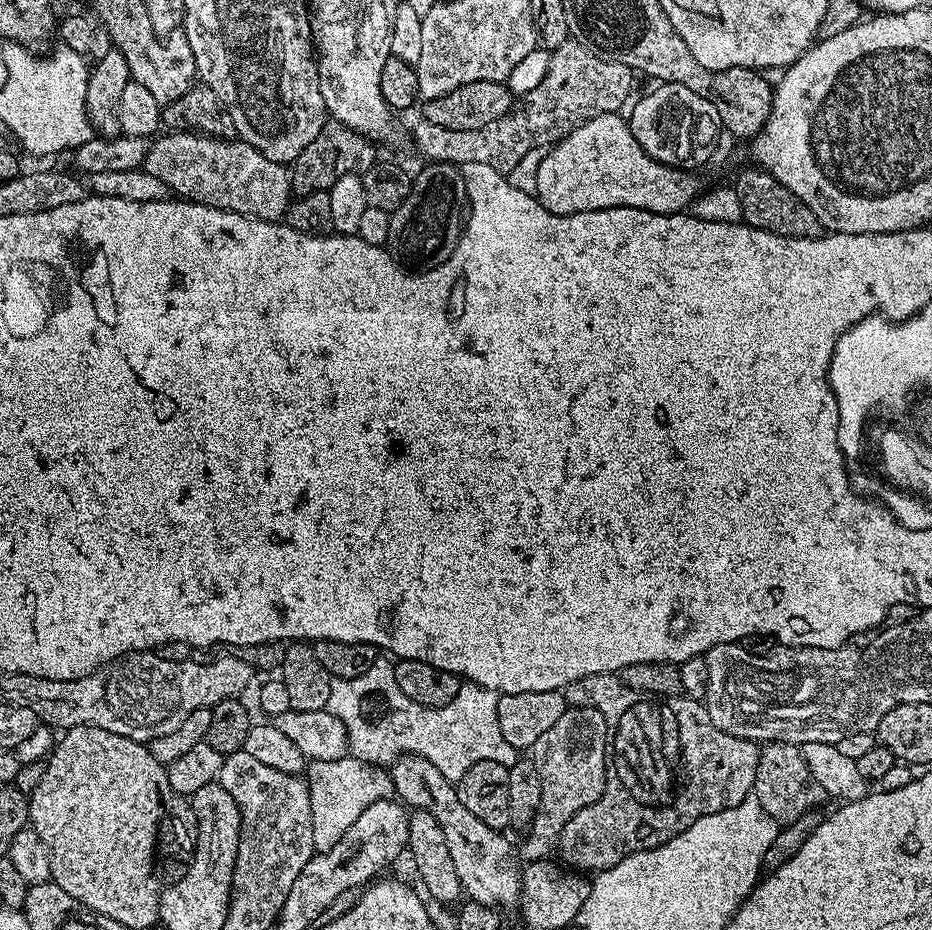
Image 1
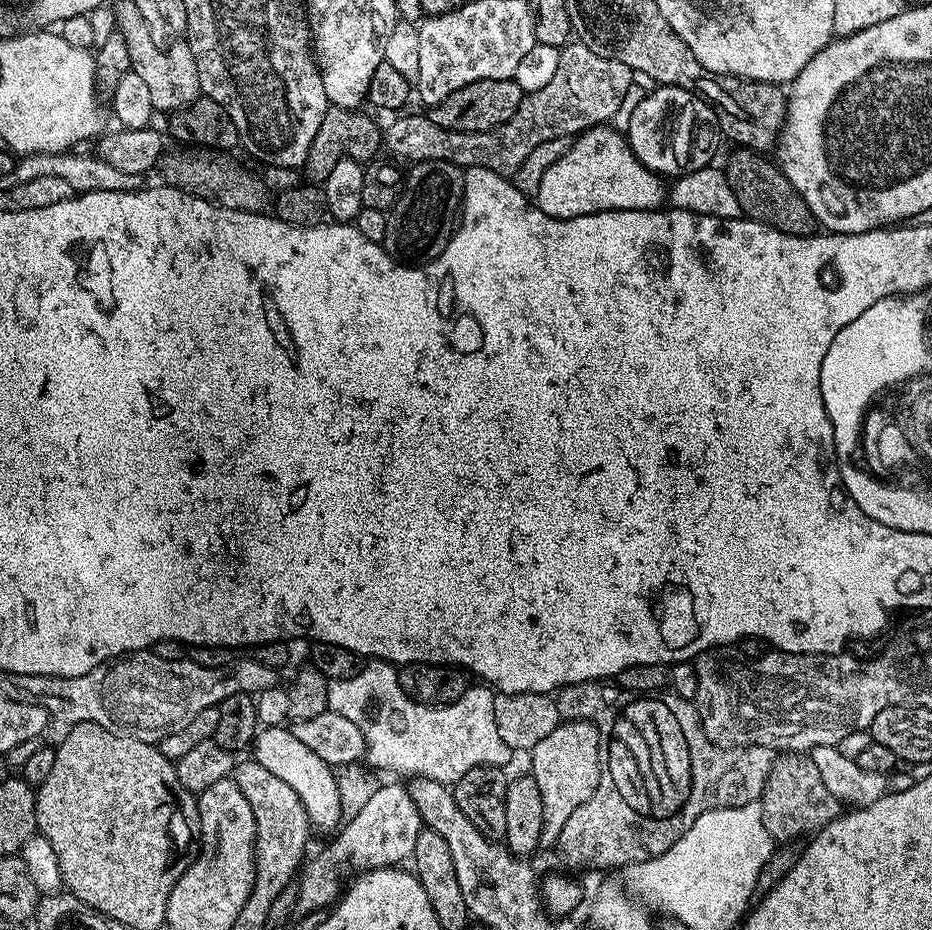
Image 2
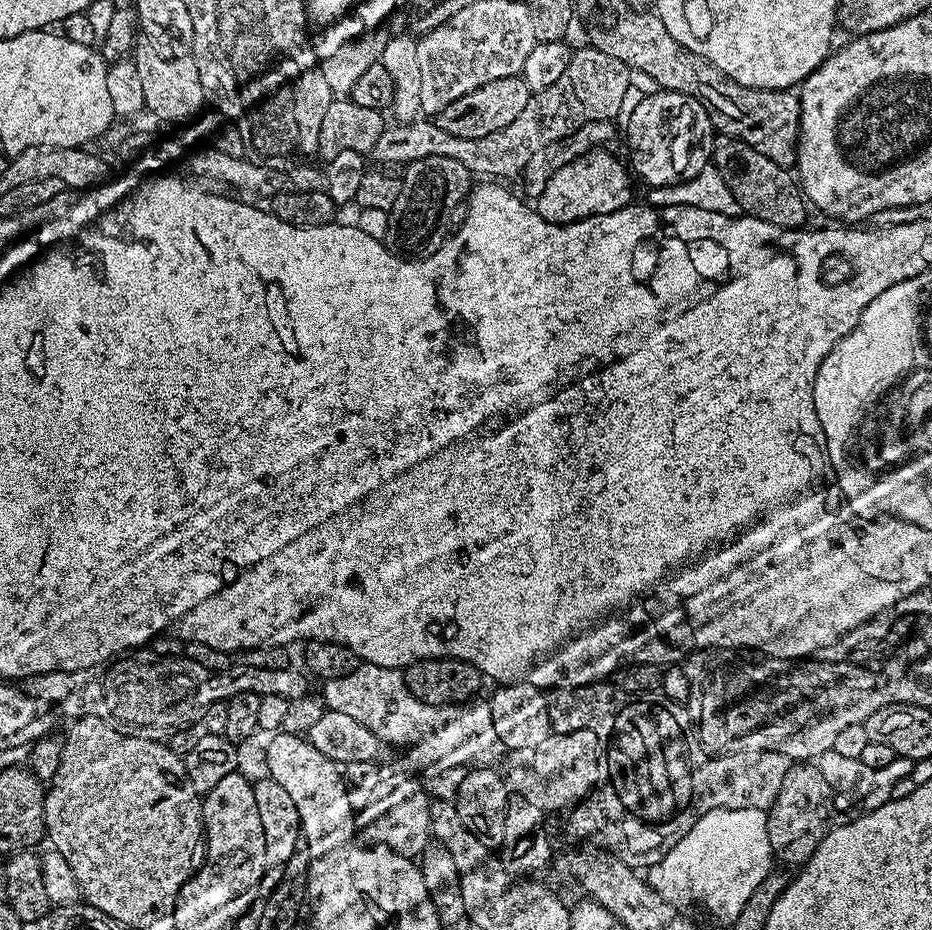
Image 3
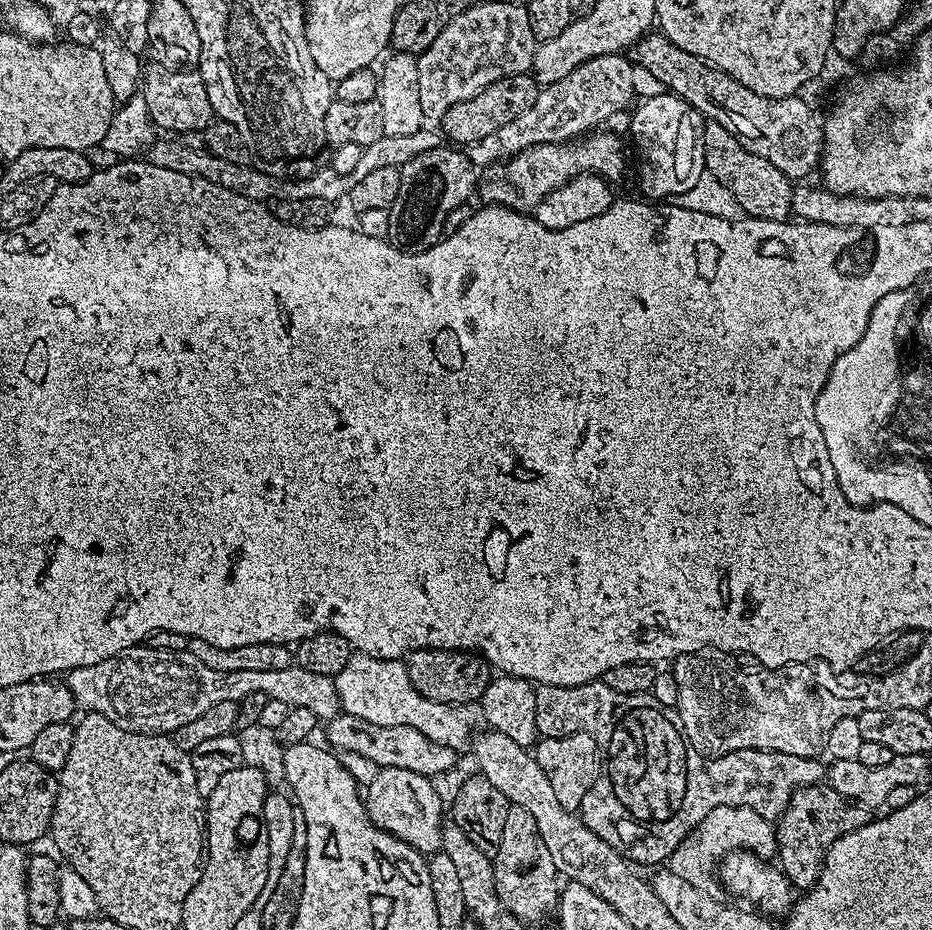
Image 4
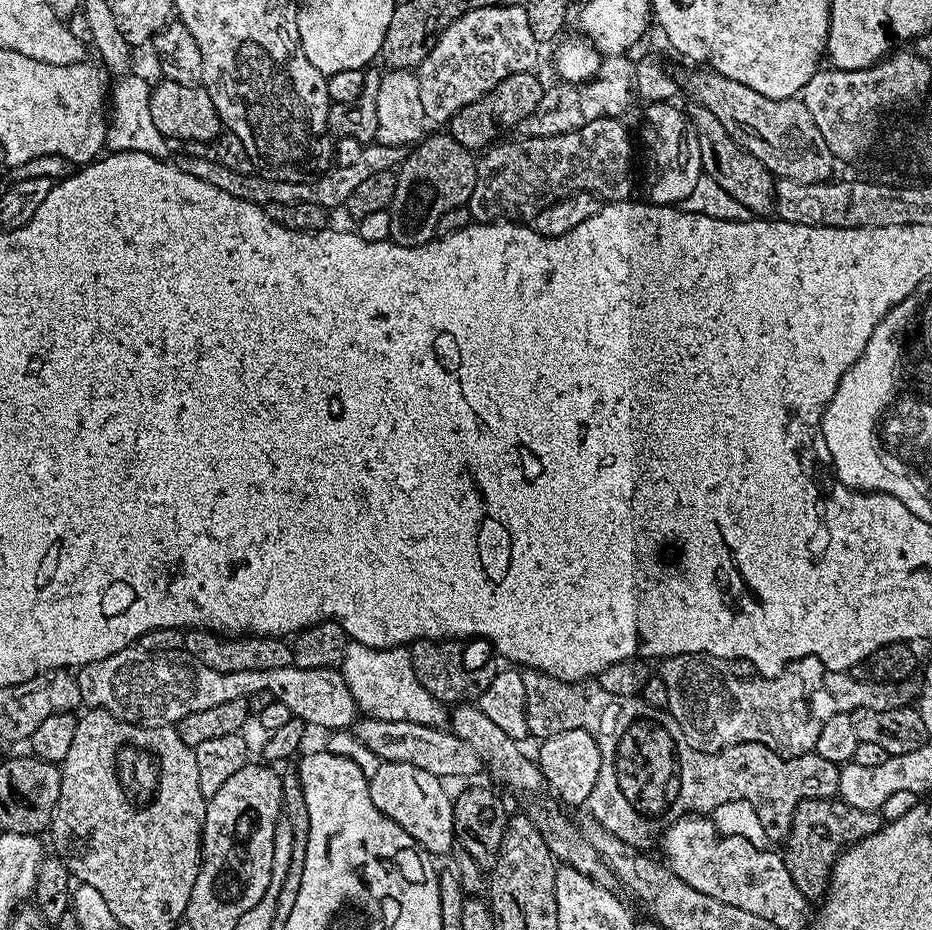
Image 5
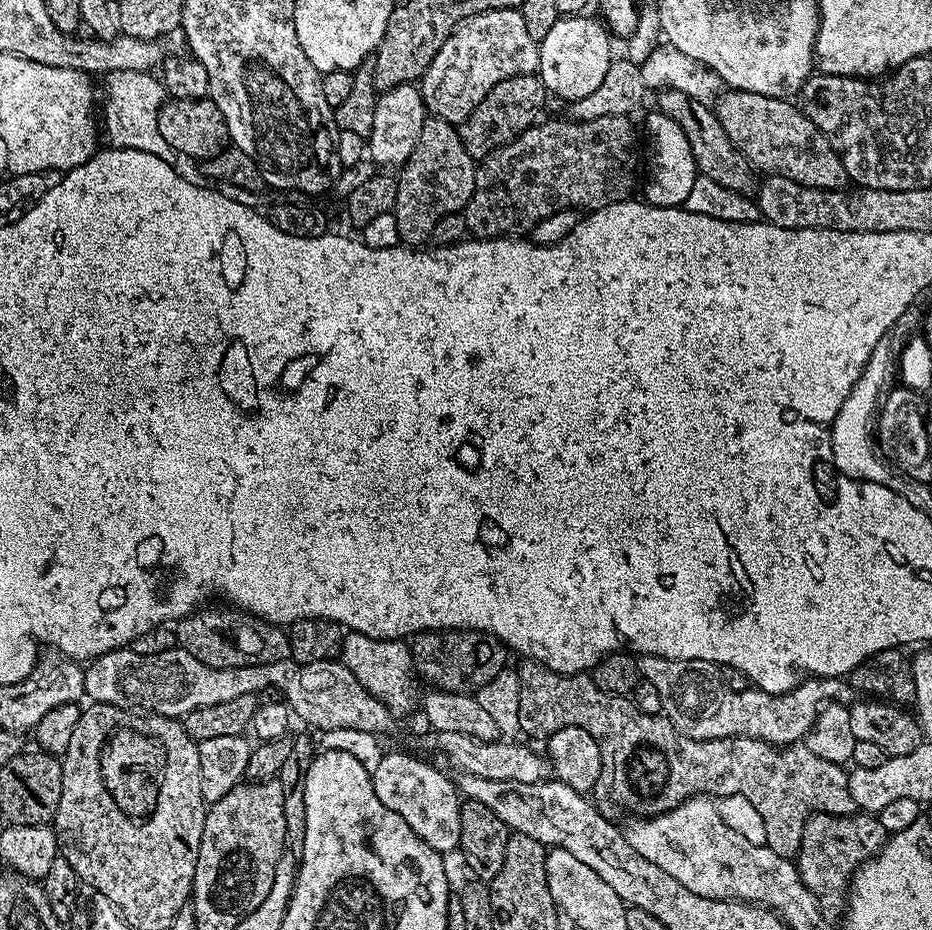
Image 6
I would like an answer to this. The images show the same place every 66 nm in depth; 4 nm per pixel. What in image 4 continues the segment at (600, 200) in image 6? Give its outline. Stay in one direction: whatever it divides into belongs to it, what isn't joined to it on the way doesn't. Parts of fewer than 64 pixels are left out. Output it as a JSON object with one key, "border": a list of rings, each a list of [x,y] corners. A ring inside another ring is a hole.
{"border":[[[593,130],[581,138],[573,138],[559,144],[535,144],[529,148],[523,148],[517,156],[511,156],[508,160],[498,160],[494,164],[487,165],[478,176],[478,196],[485,205],[501,204],[503,208],[513,208],[515,212],[527,213],[535,210],[538,202],[546,198],[546,194],[553,192],[558,186],[562,186],[571,176],[578,176],[581,172],[595,170],[609,182],[616,179],[624,172],[624,148],[620,145],[621,137],[605,130]]]}

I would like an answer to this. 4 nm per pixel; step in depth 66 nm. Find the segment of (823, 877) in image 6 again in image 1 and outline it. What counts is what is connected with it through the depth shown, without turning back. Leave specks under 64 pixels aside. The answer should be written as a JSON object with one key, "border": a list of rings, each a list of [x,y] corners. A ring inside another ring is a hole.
{"border":[[[768,742],[763,748],[766,754],[760,754],[758,758],[754,799],[760,803],[764,813],[777,825],[783,826],[819,809],[819,804],[826,800],[826,794],[822,786],[814,782],[814,774],[810,774],[810,766],[806,766],[803,751],[792,742]]]}

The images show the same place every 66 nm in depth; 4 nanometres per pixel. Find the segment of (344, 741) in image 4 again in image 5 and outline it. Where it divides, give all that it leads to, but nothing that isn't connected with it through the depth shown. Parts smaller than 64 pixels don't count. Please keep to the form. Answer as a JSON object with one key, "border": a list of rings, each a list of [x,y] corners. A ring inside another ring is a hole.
{"border":[[[364,716],[357,719],[354,735],[382,762],[406,762],[418,766],[418,770],[426,770],[426,774],[434,774],[441,778],[476,776],[482,772],[482,765],[474,746],[462,742],[462,738],[440,726],[418,722],[390,722]]]}

